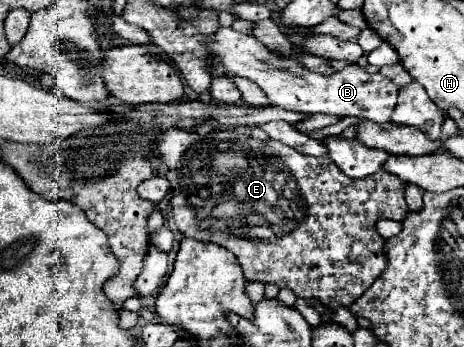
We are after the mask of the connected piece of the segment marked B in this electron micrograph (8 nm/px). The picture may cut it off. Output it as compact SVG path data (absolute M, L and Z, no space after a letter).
M220 27L214 41L208 41L208 49L212 49L212 55L216 57L218 63L222 63L222 67L230 77L246 77L254 81L268 95L270 105L278 105L308 115L312 113L330 113L338 117L356 115L360 119L368 119L374 123L390 121L392 109L396 107L398 87L382 73L372 75L360 65L350 65L330 75L314 73L304 69L304 65L294 57L272 53L252 35L236 33L230 27Z

